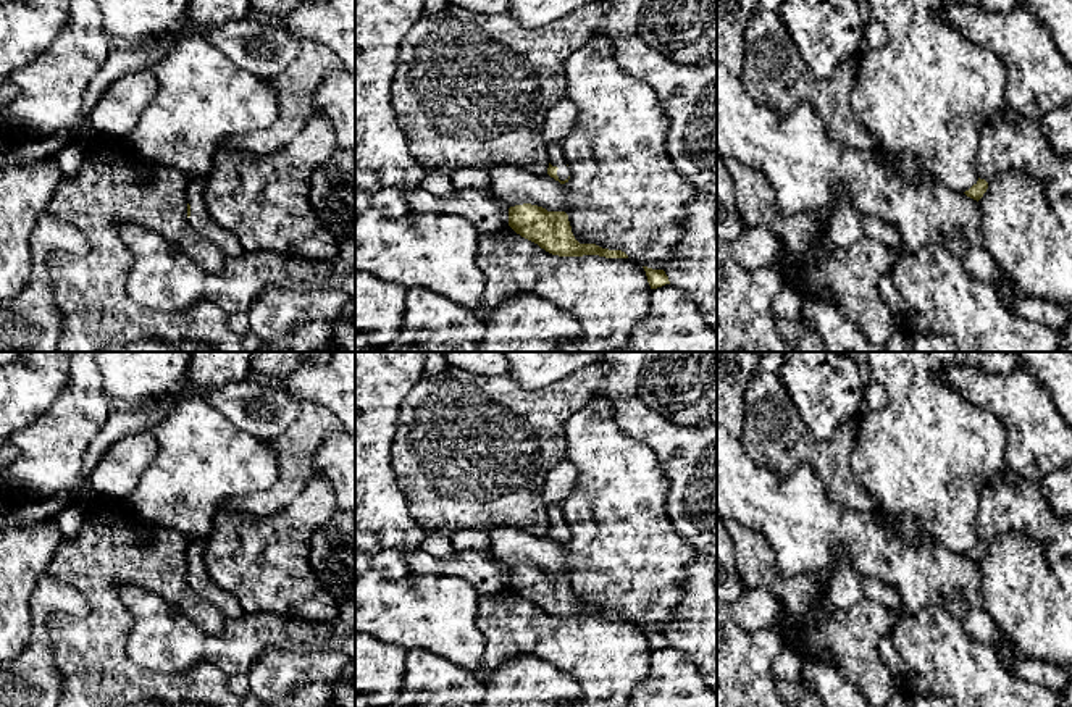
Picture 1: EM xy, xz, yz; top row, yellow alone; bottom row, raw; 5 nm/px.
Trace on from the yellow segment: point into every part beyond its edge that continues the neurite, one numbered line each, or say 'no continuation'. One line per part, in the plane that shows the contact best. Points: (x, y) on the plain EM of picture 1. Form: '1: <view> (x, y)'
1: xz (557, 514)

